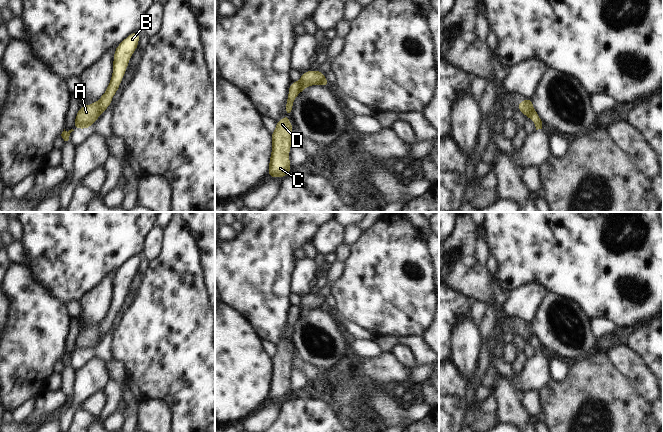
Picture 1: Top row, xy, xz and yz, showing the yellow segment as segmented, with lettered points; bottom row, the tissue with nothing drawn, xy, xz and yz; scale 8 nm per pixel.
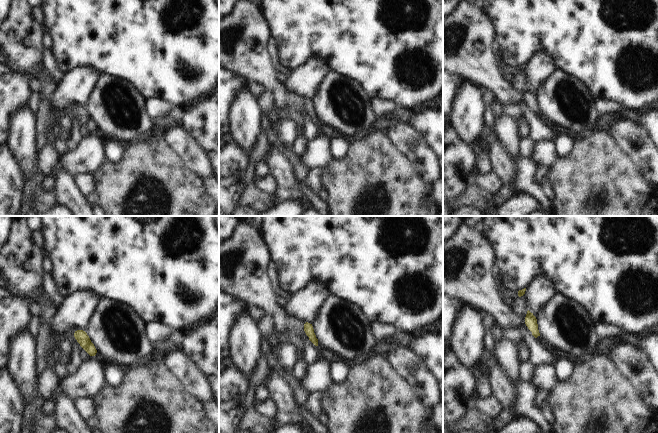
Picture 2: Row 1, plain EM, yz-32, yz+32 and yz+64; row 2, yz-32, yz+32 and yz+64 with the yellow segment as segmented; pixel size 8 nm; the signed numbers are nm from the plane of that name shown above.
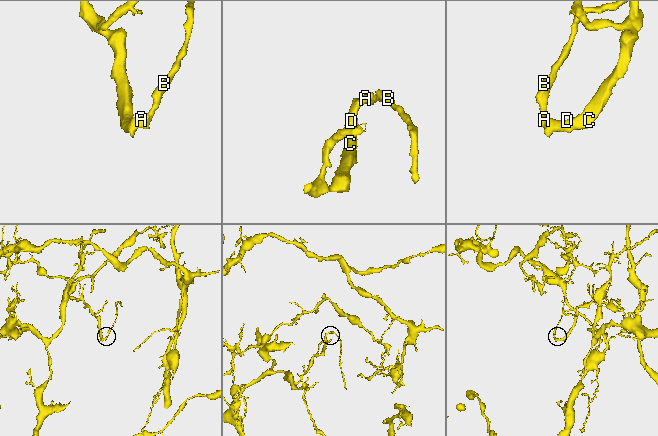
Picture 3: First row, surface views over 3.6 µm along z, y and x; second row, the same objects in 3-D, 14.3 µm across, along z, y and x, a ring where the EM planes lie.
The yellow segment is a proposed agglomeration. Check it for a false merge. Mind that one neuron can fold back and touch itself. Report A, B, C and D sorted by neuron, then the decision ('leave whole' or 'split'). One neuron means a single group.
A C D / B | split

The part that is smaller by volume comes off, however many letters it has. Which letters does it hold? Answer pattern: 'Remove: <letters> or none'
Remove: B.

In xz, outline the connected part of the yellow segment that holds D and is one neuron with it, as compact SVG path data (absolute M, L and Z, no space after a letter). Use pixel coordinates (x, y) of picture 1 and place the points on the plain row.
M308 294L301 297L301 303L291 306L289 317L284 332L287 340L276 346L276 353L270 358L272 362L272 375L268 391L267 401L281 403L291 398L289 376L292 369L293 350L289 344L293 336L295 322L306 312L311 311L325 302L325 297L317 294Z

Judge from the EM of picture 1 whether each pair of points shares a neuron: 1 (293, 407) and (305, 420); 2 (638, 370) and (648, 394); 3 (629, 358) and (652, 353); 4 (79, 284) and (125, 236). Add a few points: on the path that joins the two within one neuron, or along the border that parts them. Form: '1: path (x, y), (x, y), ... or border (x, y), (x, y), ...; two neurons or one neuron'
1: path (295, 410), (302, 417); one neuron
2: path (639, 376), (648, 388); one neuron
3: border (627, 344), (642, 359), (652, 373); two neurons
4: path (89, 272), (113, 248); one neuron

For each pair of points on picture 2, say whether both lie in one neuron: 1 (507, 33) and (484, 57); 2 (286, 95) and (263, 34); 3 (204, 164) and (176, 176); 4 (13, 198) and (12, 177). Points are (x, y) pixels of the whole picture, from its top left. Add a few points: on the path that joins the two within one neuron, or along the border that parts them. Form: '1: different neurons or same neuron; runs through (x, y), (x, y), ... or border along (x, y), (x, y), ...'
1: different neurons; border along (490, 18), (495, 30), (496, 41)
2: same neuron; runs through (271, 81), (261, 71), (261, 49)
3: different neurons; border along (175, 152), (183, 163), (202, 179)
4: same neuron; runs through (12, 193), (12, 182)

